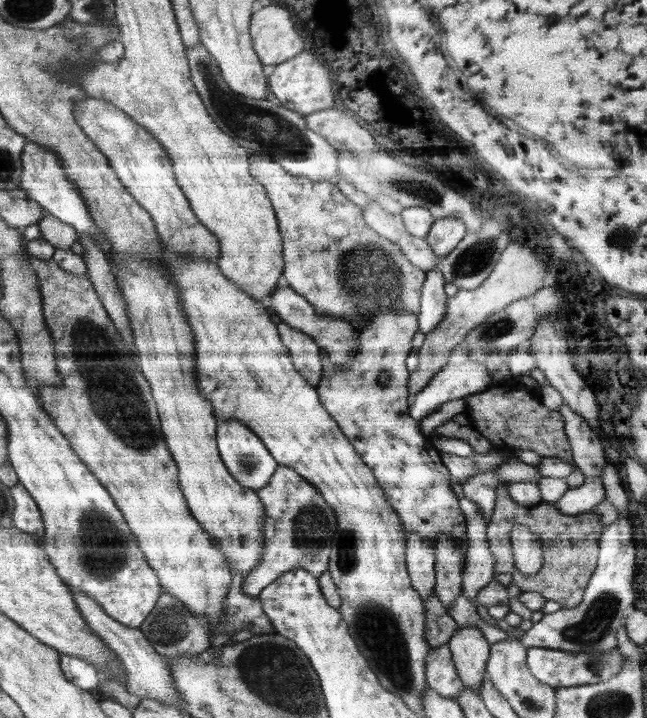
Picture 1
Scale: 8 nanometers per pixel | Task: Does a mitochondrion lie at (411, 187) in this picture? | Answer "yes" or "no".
yes

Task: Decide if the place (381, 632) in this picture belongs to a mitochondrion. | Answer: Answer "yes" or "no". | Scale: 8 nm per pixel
yes

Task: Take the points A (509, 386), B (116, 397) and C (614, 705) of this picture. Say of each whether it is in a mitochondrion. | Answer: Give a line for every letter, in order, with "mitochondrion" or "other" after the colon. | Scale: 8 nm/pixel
A: other
B: mitochondrion
C: mitochondrion

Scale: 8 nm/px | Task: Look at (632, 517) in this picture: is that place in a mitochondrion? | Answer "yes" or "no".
no

